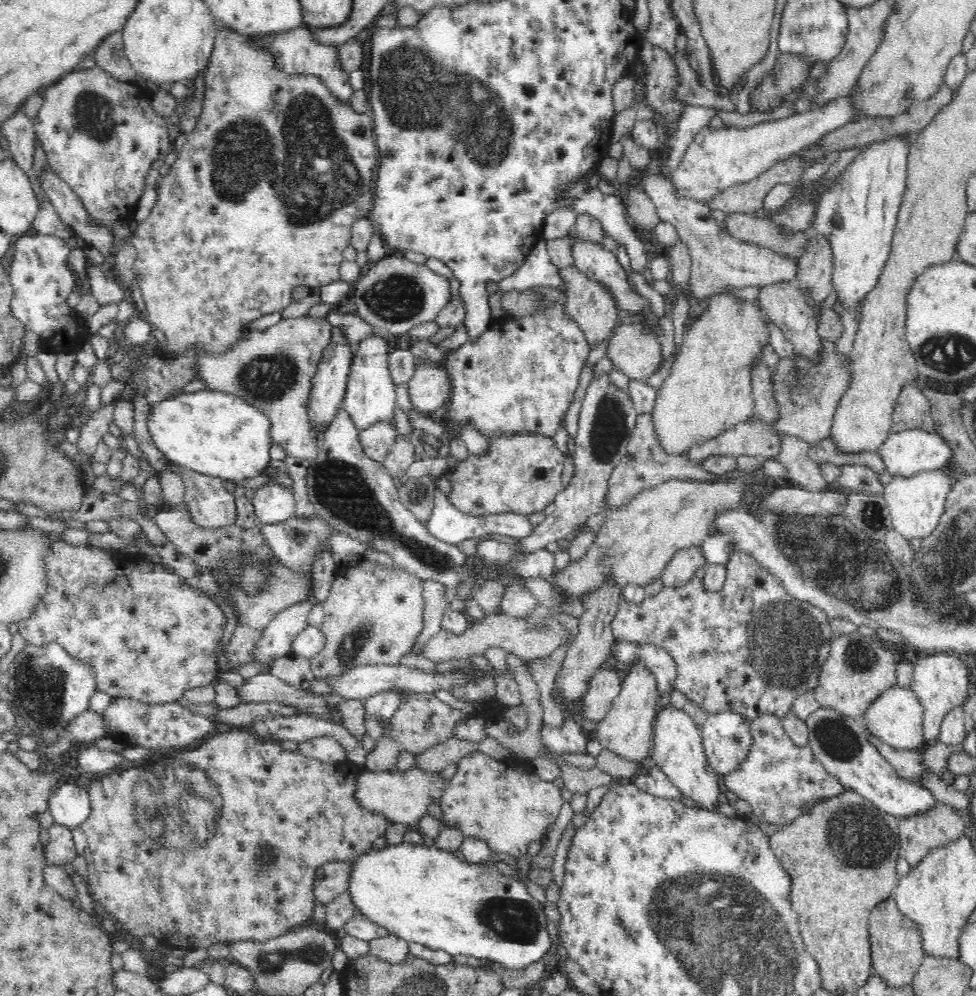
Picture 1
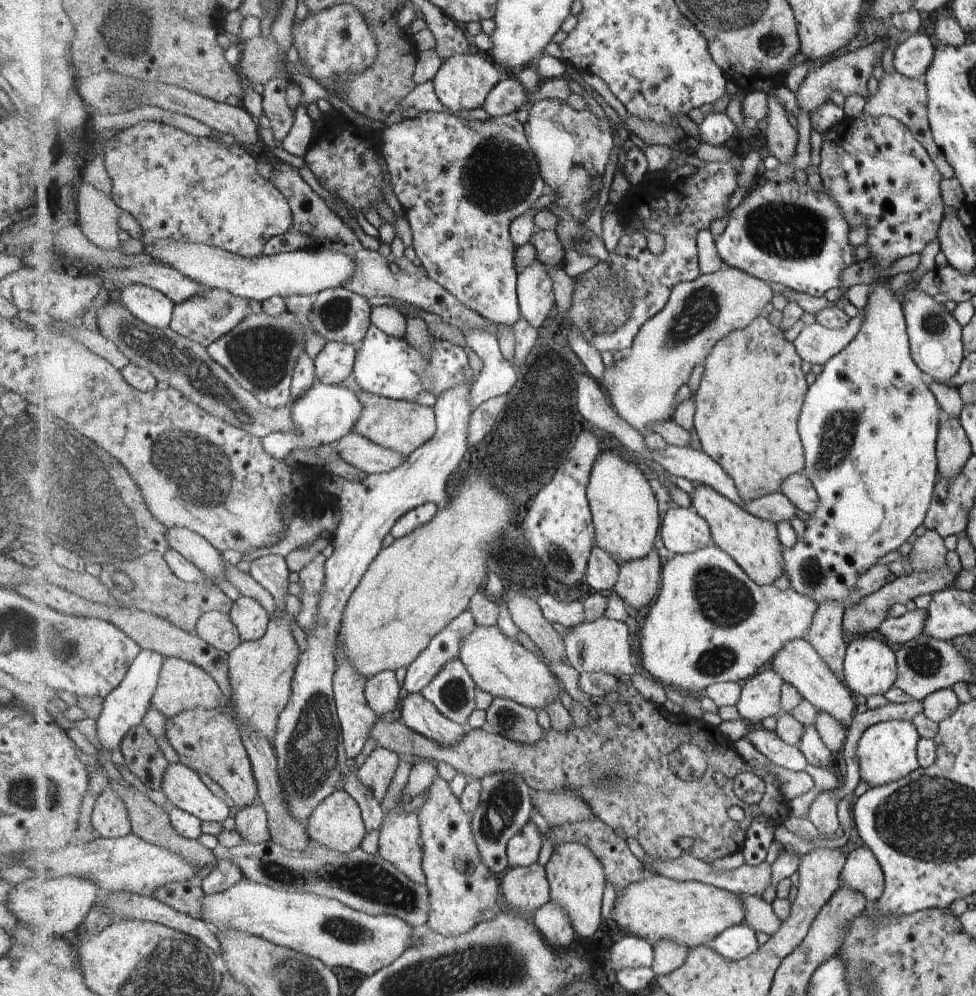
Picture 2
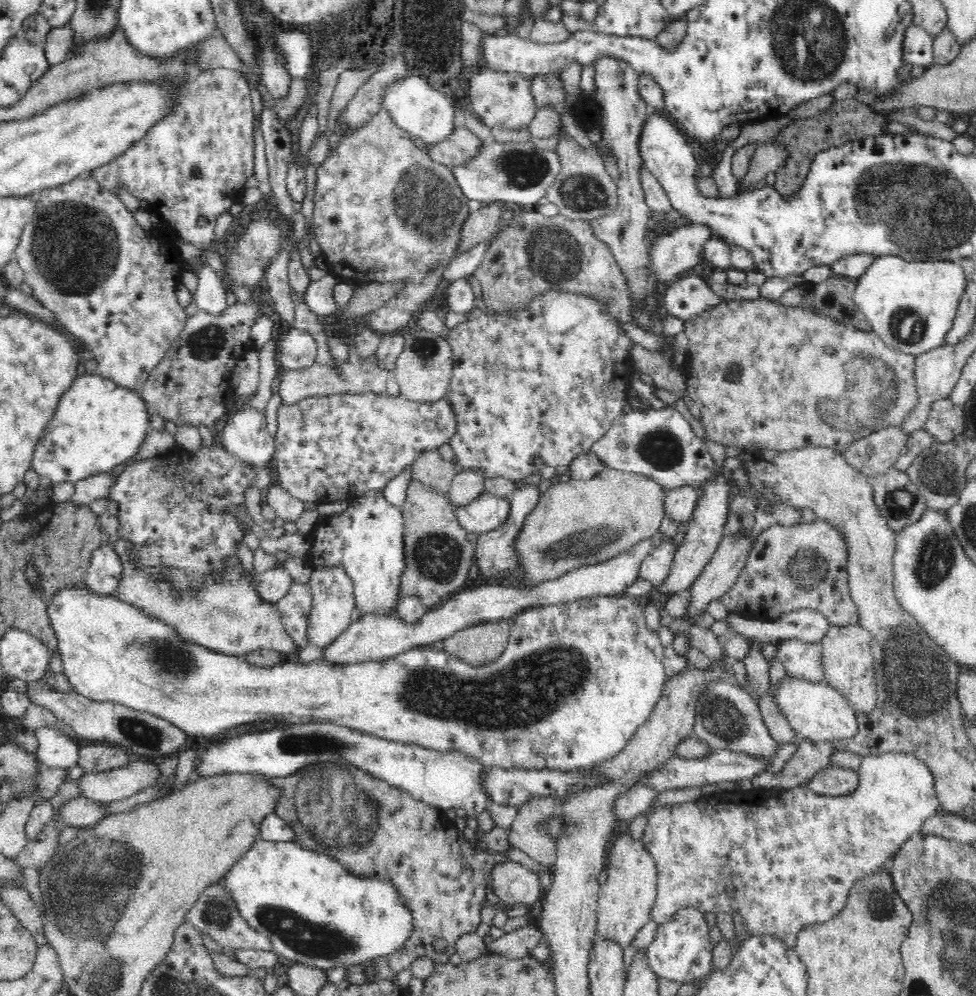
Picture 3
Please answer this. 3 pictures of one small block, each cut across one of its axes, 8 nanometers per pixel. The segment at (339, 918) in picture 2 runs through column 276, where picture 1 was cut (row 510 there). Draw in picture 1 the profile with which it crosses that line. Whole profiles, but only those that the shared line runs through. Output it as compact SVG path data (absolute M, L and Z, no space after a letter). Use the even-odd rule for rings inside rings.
M947 469L920 470L908 478L899 475L892 478L889 484L884 485L883 498L888 505L893 529L908 541L924 540L930 536L944 513L944 504L954 481L955 477Z

